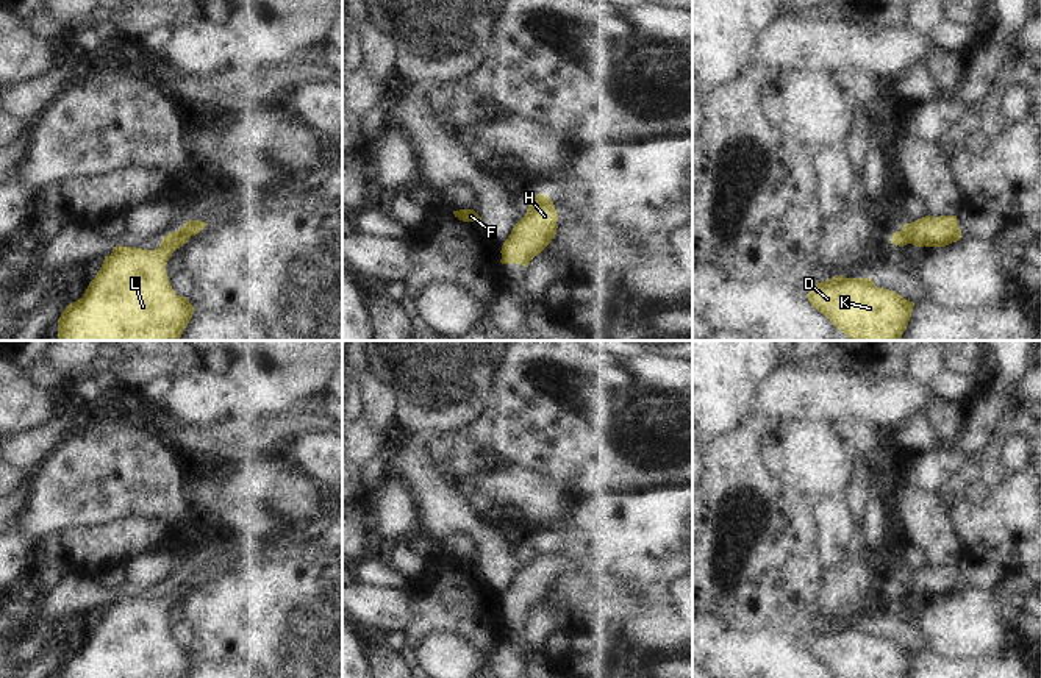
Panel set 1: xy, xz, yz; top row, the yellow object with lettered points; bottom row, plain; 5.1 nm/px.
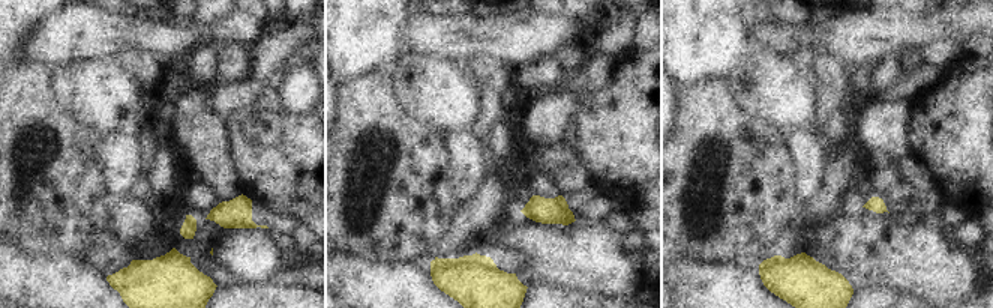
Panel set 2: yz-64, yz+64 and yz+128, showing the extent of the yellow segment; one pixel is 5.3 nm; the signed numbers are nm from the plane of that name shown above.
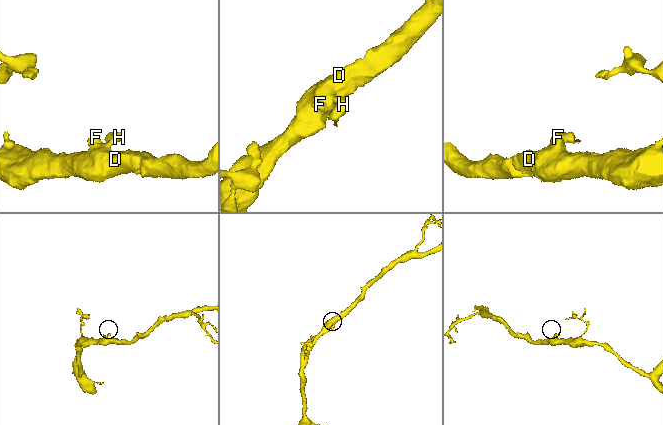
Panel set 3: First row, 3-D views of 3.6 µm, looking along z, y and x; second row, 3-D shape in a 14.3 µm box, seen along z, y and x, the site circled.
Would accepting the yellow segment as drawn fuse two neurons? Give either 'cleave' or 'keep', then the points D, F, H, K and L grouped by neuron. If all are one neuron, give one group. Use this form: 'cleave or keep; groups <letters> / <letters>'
cleave; groups D F K L / H

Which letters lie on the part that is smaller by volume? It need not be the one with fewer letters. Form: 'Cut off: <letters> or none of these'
Cut off: H

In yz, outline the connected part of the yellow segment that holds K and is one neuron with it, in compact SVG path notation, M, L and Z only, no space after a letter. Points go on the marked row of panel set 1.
M833 277L817 283L807 297L813 308L830 319L852 341L900 341L914 306L913 302L894 291L877 287L869 277Z

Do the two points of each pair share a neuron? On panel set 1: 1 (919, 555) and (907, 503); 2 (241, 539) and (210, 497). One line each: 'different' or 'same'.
1: different
2: same

